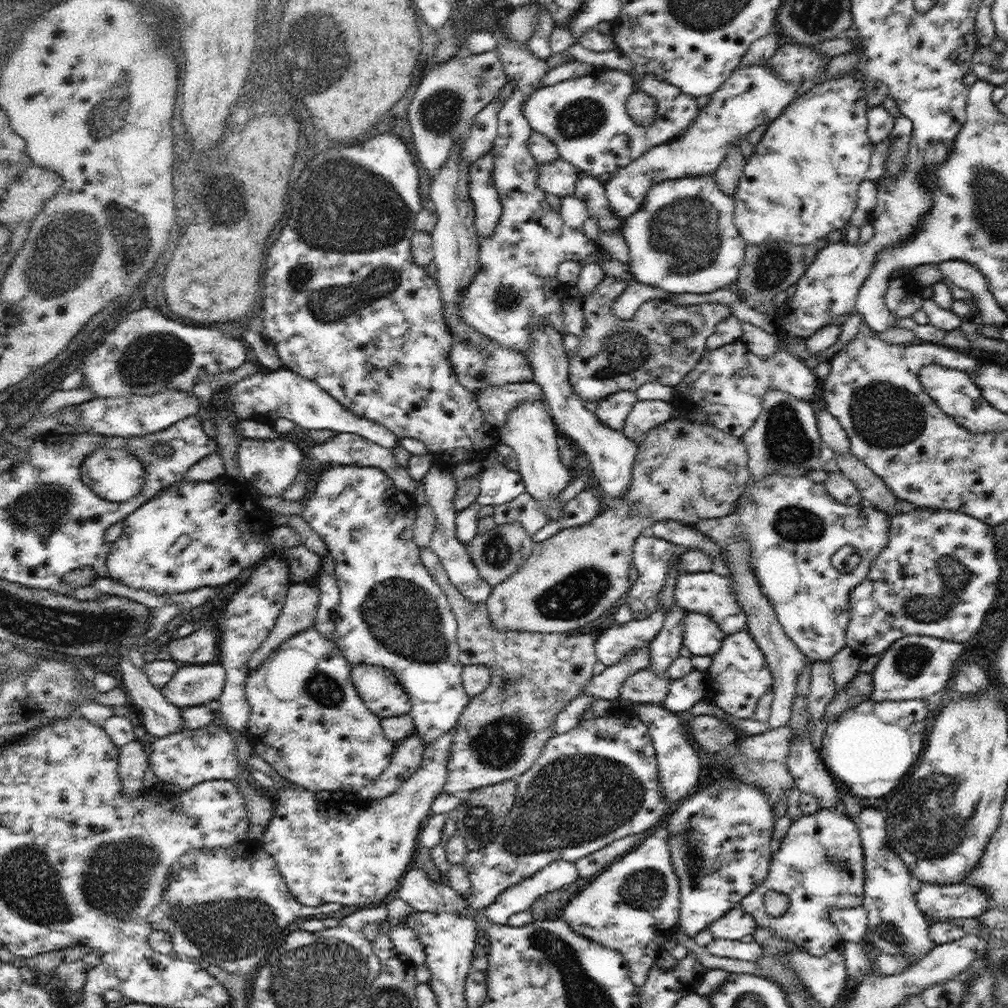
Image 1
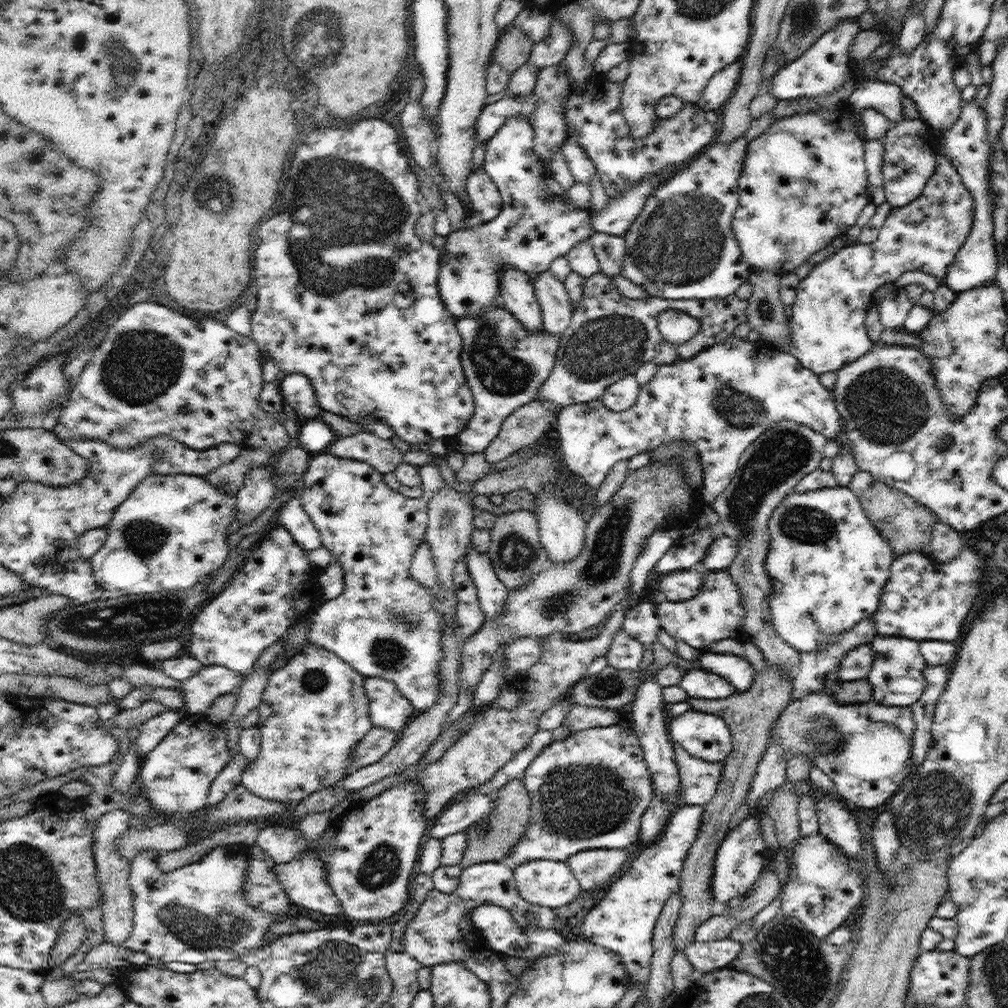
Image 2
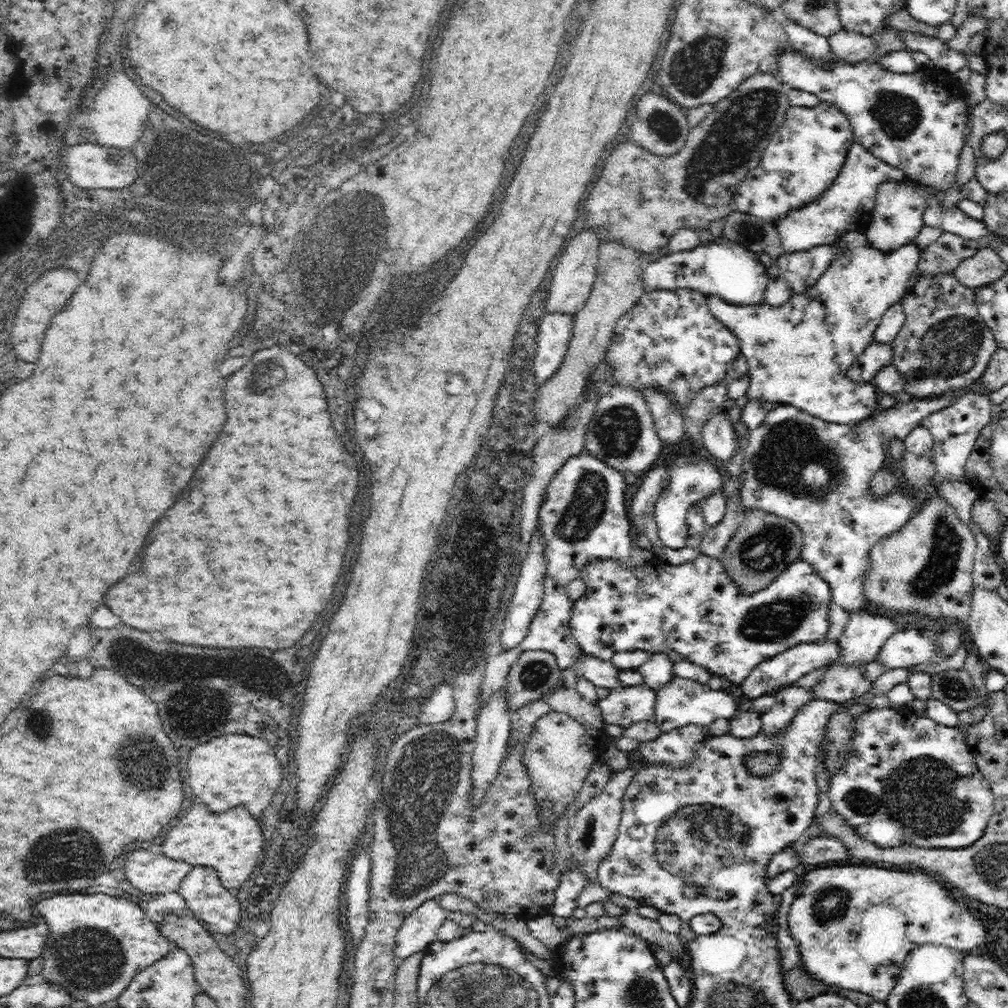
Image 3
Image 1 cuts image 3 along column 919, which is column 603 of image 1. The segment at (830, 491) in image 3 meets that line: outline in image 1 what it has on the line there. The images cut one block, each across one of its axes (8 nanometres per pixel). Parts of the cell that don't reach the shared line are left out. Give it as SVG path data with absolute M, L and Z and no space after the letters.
M621 390L621 392L609 394L603 400L599 400L593 414L599 418L599 422L603 426L613 428L613 430L621 430L625 426L625 420L629 416L631 408L635 406L635 402L639 402L635 392Z

